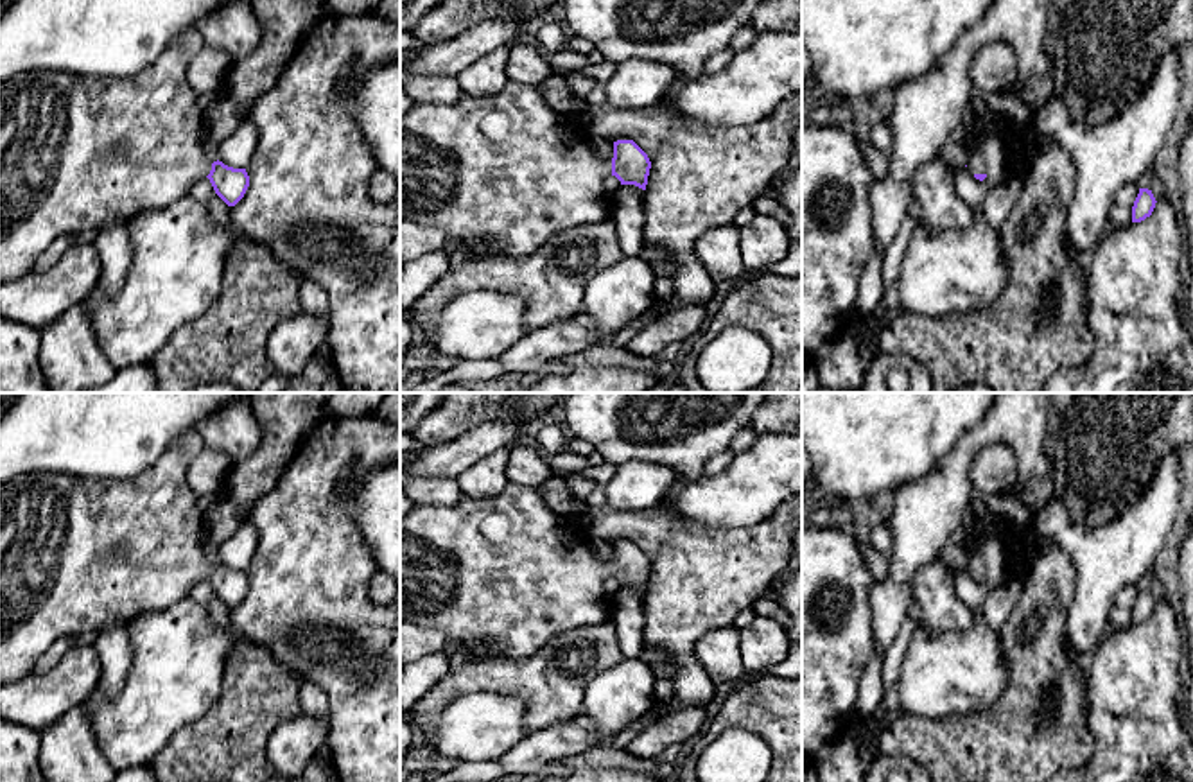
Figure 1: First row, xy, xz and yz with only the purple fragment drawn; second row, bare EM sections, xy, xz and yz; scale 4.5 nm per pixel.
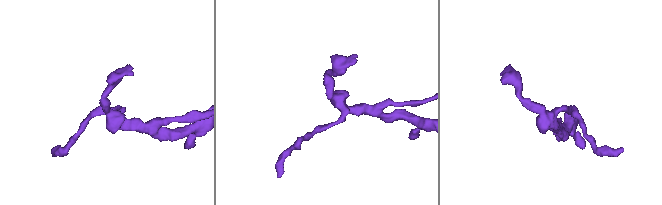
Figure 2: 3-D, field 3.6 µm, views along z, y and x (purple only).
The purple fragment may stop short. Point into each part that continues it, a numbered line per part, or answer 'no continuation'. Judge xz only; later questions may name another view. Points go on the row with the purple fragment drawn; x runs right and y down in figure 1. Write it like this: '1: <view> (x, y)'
1: xz (505, 169)

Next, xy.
1: xy (78, 153)

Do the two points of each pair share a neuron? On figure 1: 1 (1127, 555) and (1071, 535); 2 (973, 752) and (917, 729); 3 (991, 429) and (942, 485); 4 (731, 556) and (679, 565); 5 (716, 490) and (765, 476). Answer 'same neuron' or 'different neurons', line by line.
1: same neuron
2: same neuron
3: same neuron
4: same neuron
5: same neuron

